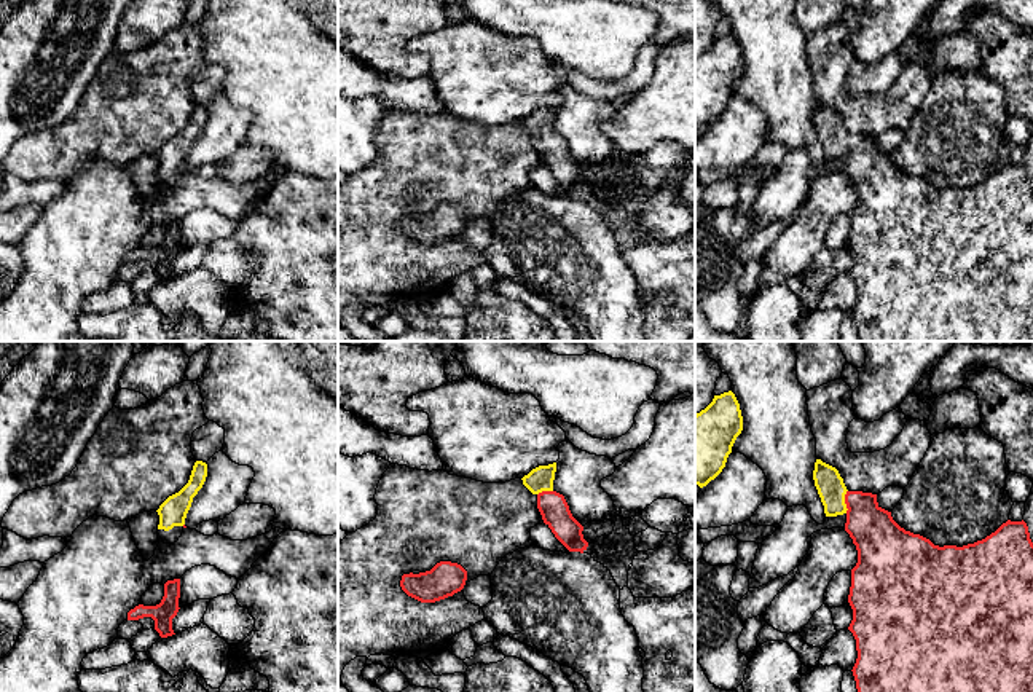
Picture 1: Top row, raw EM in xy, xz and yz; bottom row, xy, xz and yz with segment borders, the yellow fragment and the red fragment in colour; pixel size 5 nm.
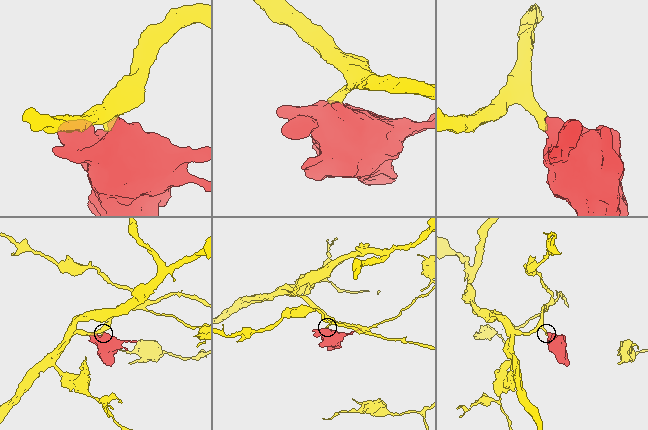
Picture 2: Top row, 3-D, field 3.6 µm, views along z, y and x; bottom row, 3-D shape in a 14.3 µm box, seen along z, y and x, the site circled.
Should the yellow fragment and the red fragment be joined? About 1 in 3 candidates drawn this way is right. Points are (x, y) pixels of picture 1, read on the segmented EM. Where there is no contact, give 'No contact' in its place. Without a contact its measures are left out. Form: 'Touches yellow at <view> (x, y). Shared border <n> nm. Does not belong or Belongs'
Touches yellow at yz (844, 501). Shared border 120 nm. Belongs

